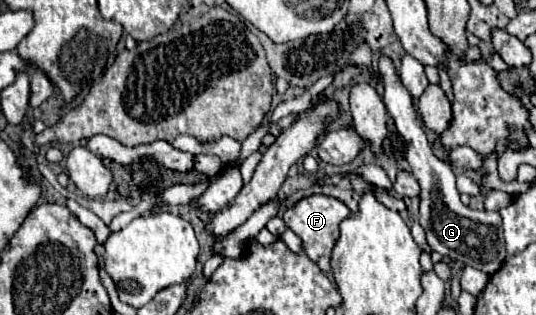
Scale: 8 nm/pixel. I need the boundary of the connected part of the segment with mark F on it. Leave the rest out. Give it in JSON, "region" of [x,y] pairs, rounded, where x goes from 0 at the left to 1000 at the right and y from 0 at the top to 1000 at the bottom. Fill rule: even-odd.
{"region":[[[575,619],[541,663],[534,663],[526,695],[563,759],[567,803],[578,816],[578,829],[586,829],[597,848],[597,860],[608,867],[616,860],[616,816],[619,816],[619,784],[631,759],[631,714],[638,695],[646,695],[646,683],[653,683],[653,663],[634,632],[612,619]]]}

